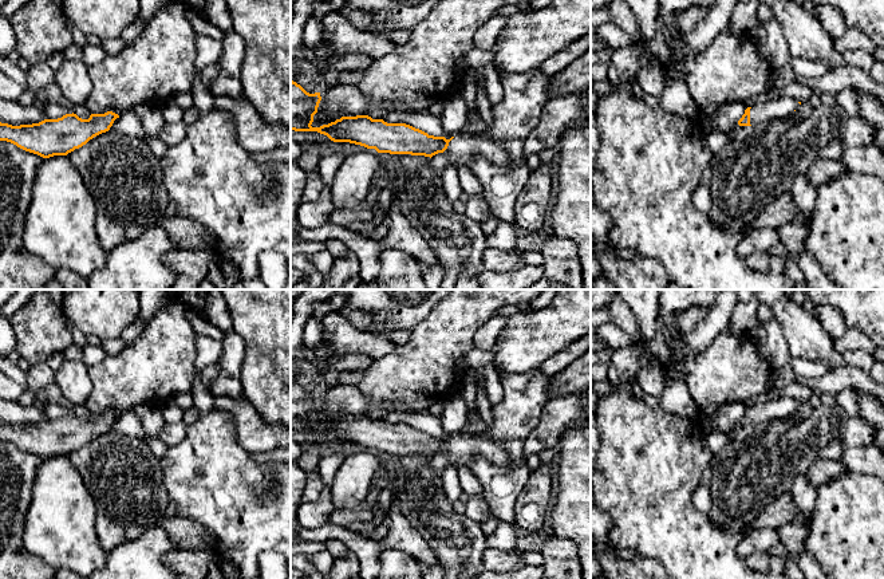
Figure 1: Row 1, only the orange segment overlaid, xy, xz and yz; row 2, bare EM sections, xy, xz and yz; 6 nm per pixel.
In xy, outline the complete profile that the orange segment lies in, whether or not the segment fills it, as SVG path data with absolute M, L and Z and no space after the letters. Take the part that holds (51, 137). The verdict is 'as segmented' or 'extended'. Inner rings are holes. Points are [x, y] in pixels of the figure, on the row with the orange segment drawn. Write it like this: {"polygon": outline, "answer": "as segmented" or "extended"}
{"polygon": "M107 111L91 114L88 119L72 113L32 125L12 126L0 122L0 141L11 142L43 158L67 155L94 137L108 131L117 118L118 114Z", "answer": "as segmented"}

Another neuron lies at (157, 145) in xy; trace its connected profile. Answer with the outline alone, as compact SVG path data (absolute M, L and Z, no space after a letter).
M147 137L147 145L150 146L155 157L158 157L159 159L166 154L166 150L169 149L169 145L166 145L159 137Z

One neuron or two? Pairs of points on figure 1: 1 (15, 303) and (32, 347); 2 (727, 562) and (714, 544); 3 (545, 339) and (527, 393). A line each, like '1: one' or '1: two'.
1: two
2: one
3: two

